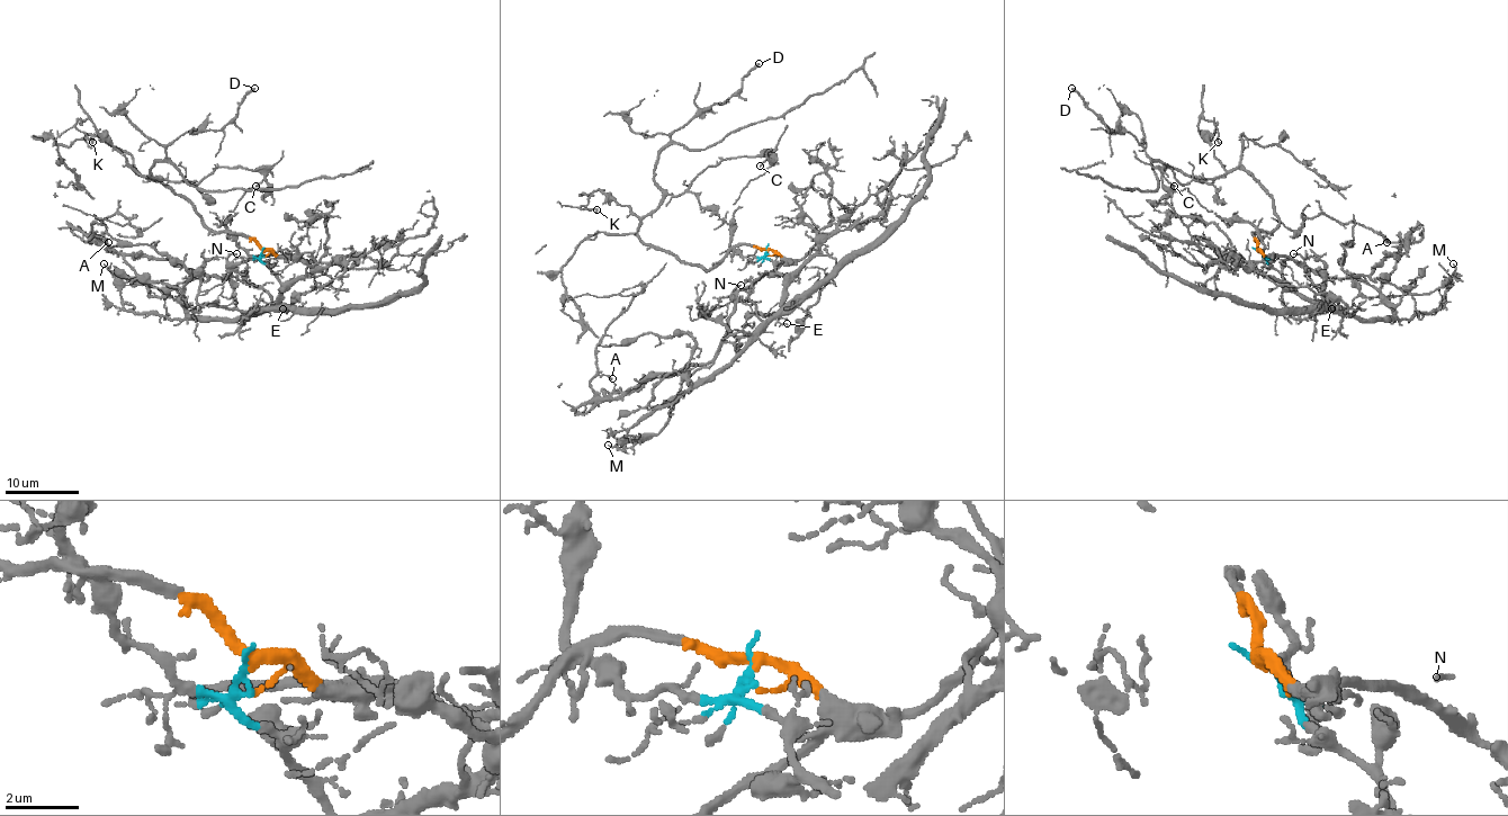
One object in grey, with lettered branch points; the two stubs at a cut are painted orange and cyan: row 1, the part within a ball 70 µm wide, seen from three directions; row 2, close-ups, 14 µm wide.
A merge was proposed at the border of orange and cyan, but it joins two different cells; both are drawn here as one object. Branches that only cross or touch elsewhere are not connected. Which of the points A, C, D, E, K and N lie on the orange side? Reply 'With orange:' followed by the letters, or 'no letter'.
With orange: A, C, D, K, N

